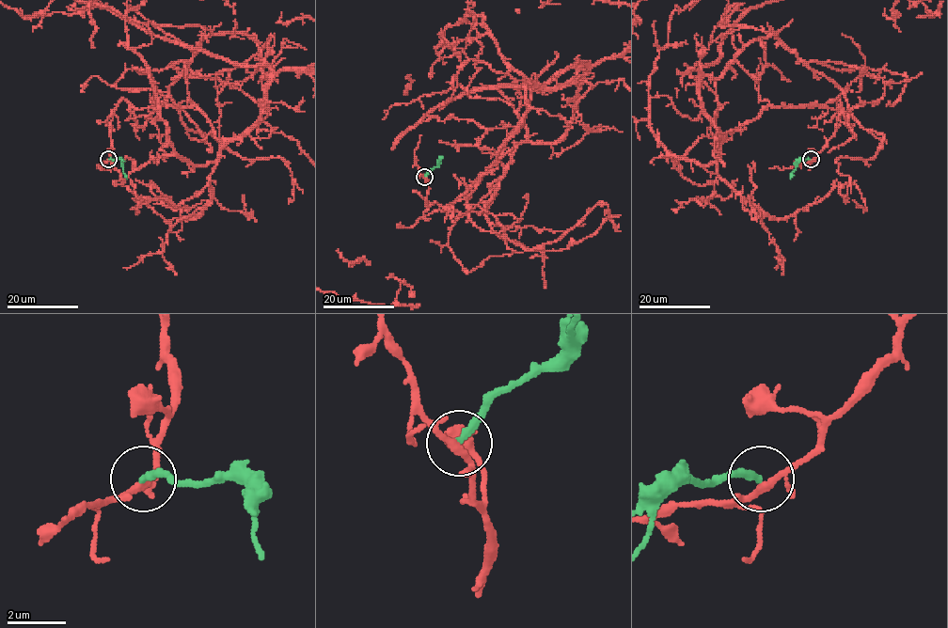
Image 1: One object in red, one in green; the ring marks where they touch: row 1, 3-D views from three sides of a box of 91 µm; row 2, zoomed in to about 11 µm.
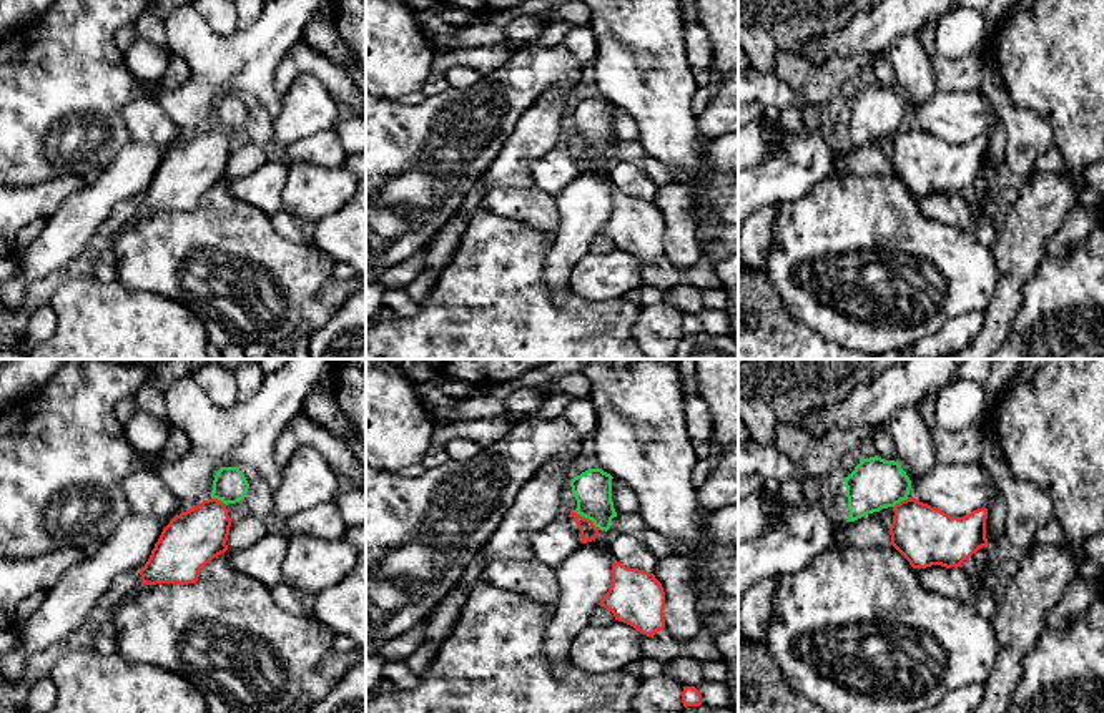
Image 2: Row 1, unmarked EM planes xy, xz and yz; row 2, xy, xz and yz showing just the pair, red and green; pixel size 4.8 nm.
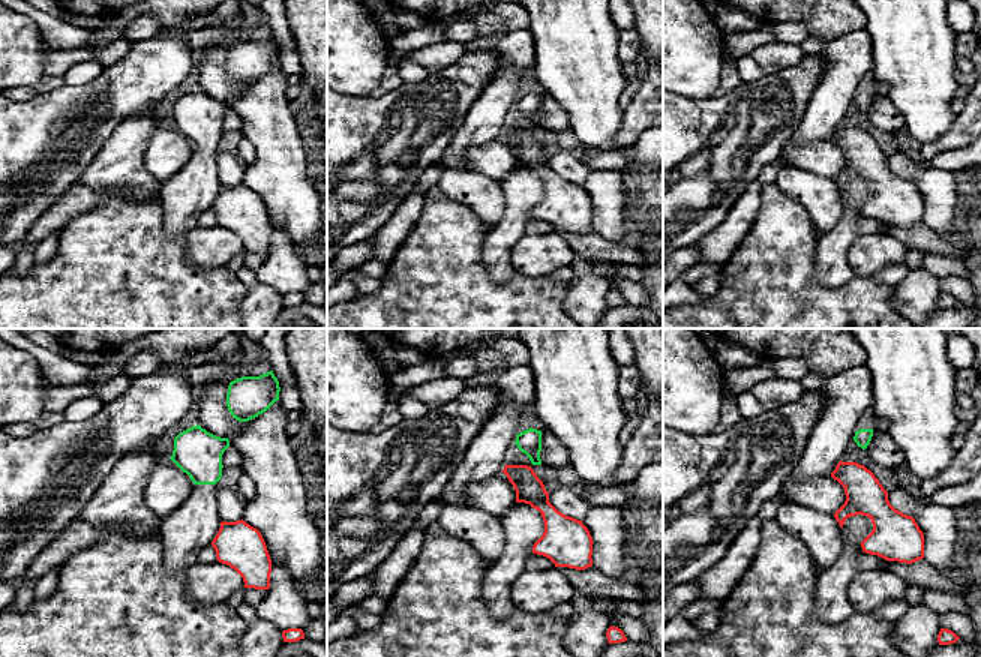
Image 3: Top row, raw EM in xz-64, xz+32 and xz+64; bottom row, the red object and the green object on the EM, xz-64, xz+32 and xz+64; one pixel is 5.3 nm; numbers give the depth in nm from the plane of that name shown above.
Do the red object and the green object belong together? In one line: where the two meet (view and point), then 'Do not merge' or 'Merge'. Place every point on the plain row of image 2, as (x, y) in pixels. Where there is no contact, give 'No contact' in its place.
Touches red at xz (587, 147). Do not merge

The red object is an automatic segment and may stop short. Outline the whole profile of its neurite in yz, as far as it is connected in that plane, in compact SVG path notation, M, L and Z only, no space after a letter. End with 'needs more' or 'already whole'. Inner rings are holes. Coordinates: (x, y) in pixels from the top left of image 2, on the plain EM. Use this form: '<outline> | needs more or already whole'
M908 125L893 135L888 155L891 173L913 196L941 193L959 194L979 176L988 175L988 136L964 145L951 145L943 138Z | already whole

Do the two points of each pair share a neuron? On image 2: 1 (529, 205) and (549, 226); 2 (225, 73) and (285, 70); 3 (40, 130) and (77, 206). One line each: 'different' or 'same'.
1: same
2: different
3: different

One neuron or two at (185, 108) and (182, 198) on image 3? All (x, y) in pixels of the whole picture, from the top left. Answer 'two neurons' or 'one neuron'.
one neuron

